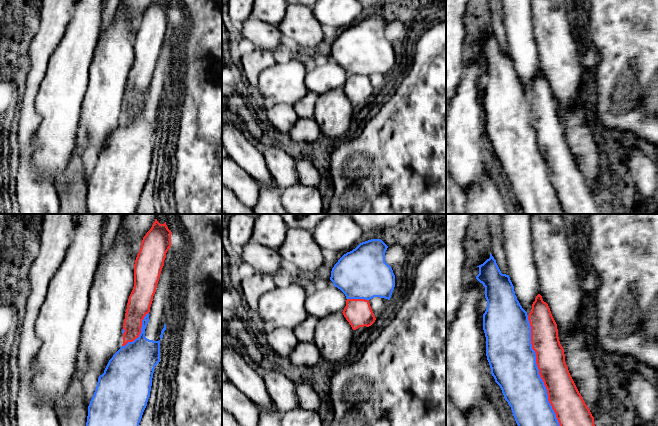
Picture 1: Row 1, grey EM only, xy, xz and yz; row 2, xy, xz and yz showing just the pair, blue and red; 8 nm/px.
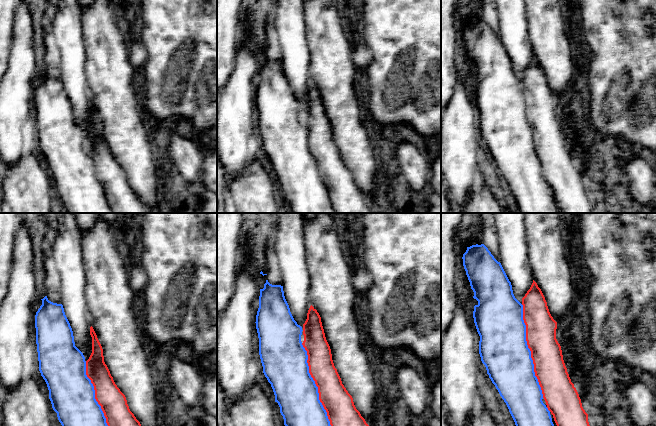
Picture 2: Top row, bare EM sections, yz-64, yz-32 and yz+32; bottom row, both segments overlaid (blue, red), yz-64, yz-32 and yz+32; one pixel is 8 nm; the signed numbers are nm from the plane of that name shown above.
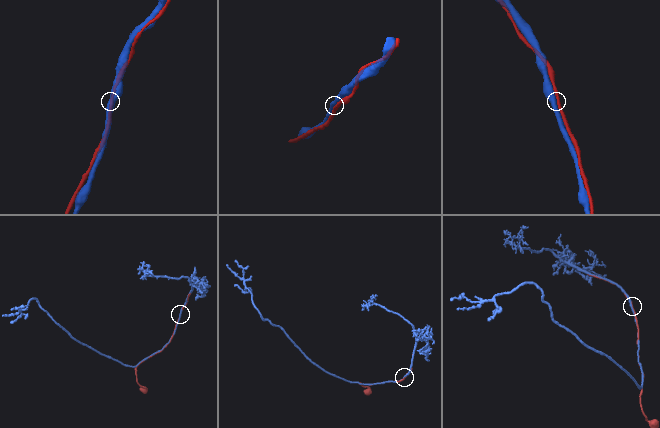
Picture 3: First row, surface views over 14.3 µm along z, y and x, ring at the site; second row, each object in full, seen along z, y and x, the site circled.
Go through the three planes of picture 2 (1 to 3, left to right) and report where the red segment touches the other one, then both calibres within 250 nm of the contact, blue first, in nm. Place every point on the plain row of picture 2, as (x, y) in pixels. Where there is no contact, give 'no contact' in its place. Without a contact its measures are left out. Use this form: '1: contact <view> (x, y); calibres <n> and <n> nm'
1: contact yz-64 (95, 175); calibres 360 and 220 nm
2: contact yz-32 (317, 166); calibres 340 and 240 nm
3: contact yz+32 (530, 127); calibres 380 and 260 nm

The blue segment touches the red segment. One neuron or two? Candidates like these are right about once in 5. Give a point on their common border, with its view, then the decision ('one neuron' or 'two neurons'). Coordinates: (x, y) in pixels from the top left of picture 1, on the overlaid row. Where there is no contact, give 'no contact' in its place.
meets blue in yz at (538, 371); one neuron

